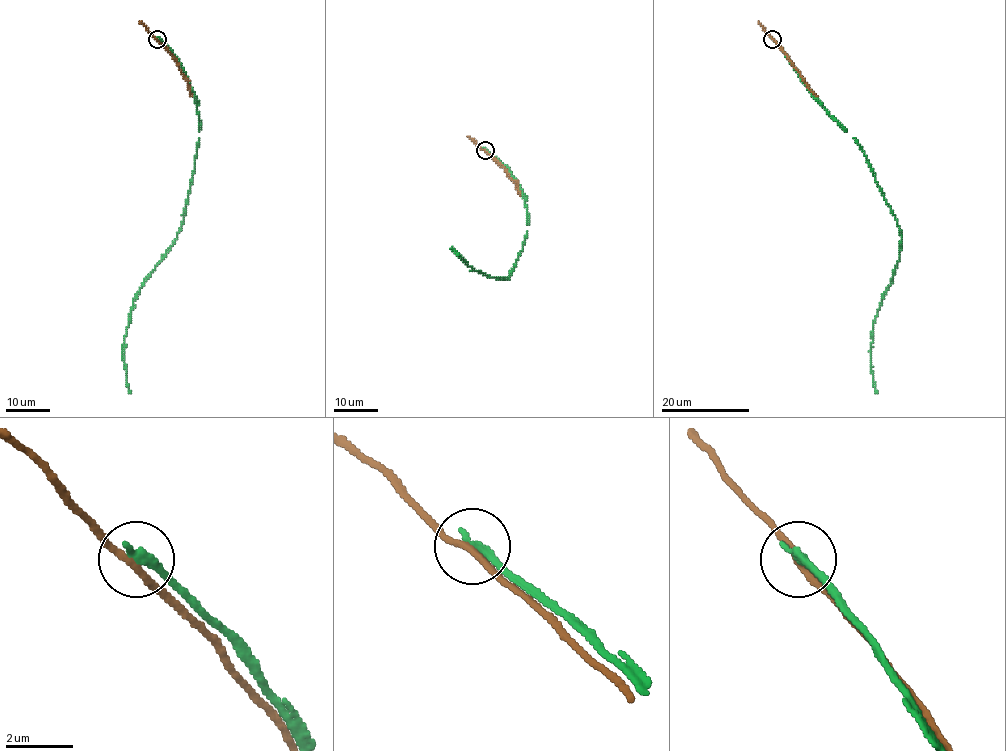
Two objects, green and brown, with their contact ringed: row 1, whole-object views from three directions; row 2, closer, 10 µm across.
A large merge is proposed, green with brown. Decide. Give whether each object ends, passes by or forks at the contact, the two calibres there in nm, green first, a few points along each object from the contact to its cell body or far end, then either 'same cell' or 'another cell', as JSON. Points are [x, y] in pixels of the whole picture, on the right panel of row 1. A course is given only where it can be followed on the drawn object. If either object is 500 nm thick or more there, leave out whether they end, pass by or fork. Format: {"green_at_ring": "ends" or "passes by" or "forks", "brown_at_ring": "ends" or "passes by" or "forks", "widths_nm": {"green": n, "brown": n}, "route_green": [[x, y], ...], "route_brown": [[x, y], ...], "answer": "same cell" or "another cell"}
{"green_at_ring": "ends", "brown_at_ring": "passes by", "widths_nm": {"green": 320, "brown": 190}, "route_green": [[772, 38], [812, 95], [859, 145], [897, 222], [898, 261], [872, 326], [871, 362], [878, 393]], "route_brown": [[772, 38], [817, 97]], "answer": "another cell"}

